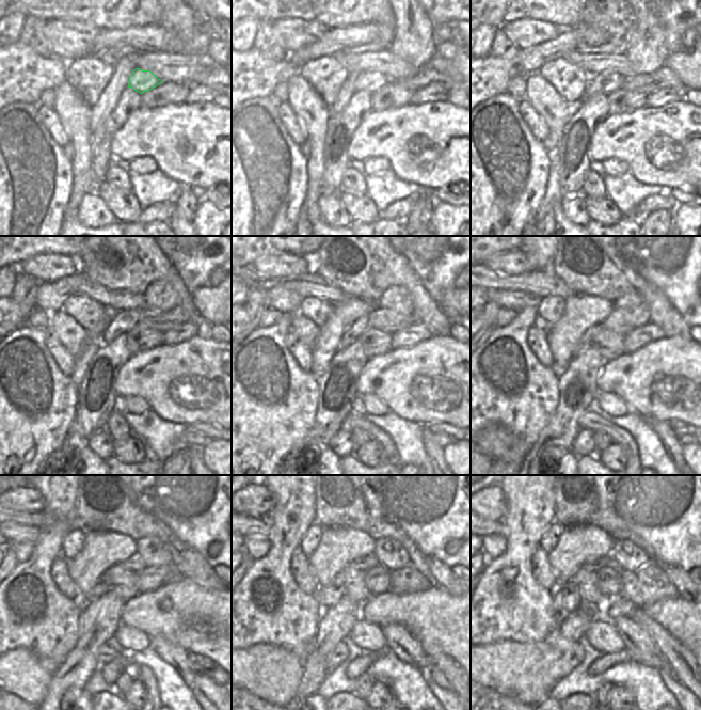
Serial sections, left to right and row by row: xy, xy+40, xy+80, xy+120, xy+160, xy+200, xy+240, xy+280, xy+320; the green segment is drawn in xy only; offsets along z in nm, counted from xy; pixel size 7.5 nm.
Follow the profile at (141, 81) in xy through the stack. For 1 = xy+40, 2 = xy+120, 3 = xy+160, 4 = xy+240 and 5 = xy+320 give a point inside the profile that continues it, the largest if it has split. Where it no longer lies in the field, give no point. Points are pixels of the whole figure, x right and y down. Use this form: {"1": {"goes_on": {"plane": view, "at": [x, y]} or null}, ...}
{"1": {"goes_on": {"plane": "xy+40", "at": [373, 81]}}, "2": {"goes_on": {"plane": "xy+120", "at": [123, 321]}}, "3": {"goes_on": {"plane": "xy+160", "at": [360, 325]}}, "4": {"goes_on": {"plane": "xy+240", "at": [99, 588]}}, "5": {"goes_on": {"plane": "xy+320", "at": [566, 598]}}}

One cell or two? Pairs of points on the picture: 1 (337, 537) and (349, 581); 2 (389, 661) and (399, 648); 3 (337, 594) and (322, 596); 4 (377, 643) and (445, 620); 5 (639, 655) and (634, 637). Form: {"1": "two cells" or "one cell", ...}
{"1": "two cells", "2": "two cells", "3": "one cell", "4": "two cells", "5": "one cell"}

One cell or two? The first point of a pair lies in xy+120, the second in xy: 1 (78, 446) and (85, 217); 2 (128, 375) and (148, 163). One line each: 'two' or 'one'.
1: two
2: two

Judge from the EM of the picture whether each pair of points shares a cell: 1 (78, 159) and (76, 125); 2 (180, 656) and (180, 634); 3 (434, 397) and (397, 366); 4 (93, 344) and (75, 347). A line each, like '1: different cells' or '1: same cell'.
1: same cell
2: different cells
3: same cell
4: different cells

